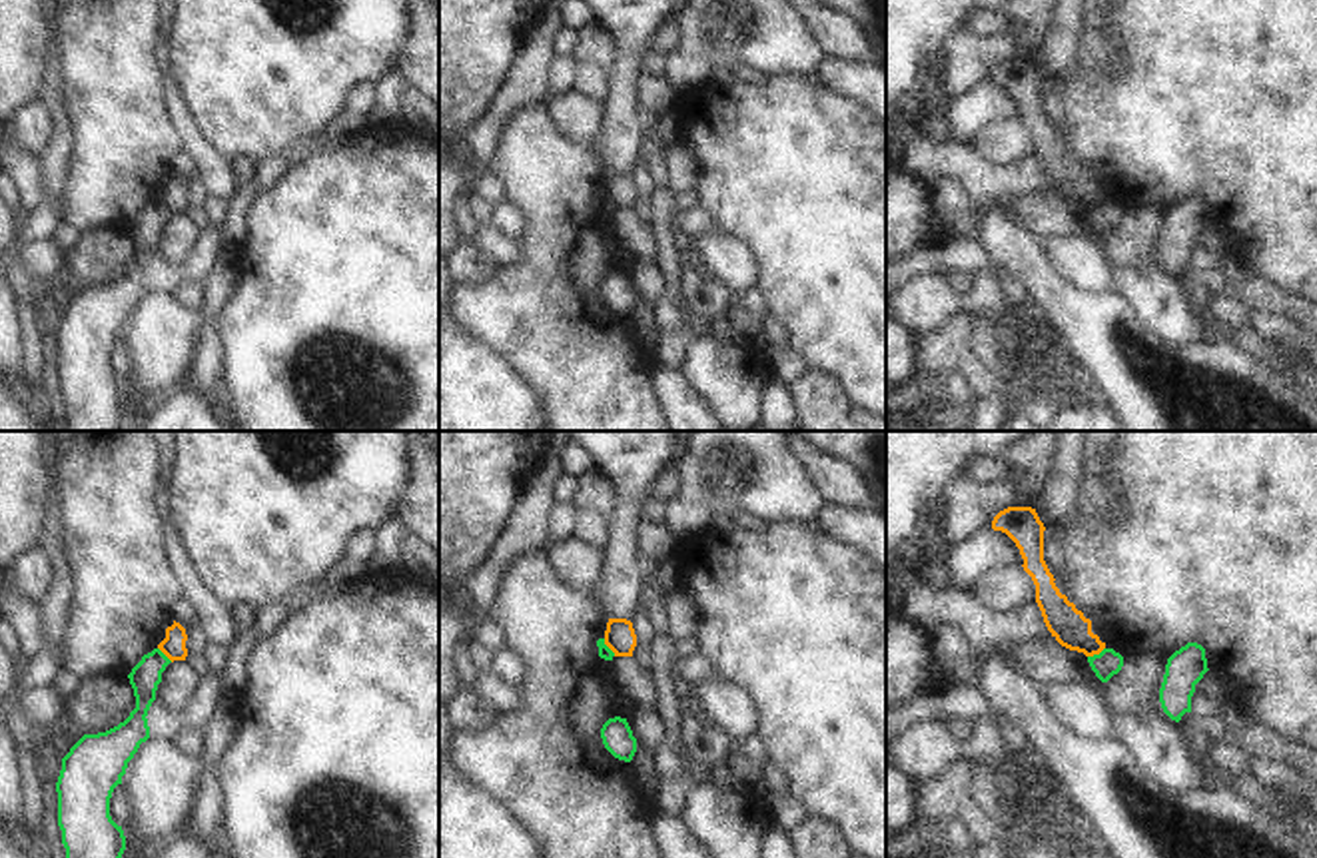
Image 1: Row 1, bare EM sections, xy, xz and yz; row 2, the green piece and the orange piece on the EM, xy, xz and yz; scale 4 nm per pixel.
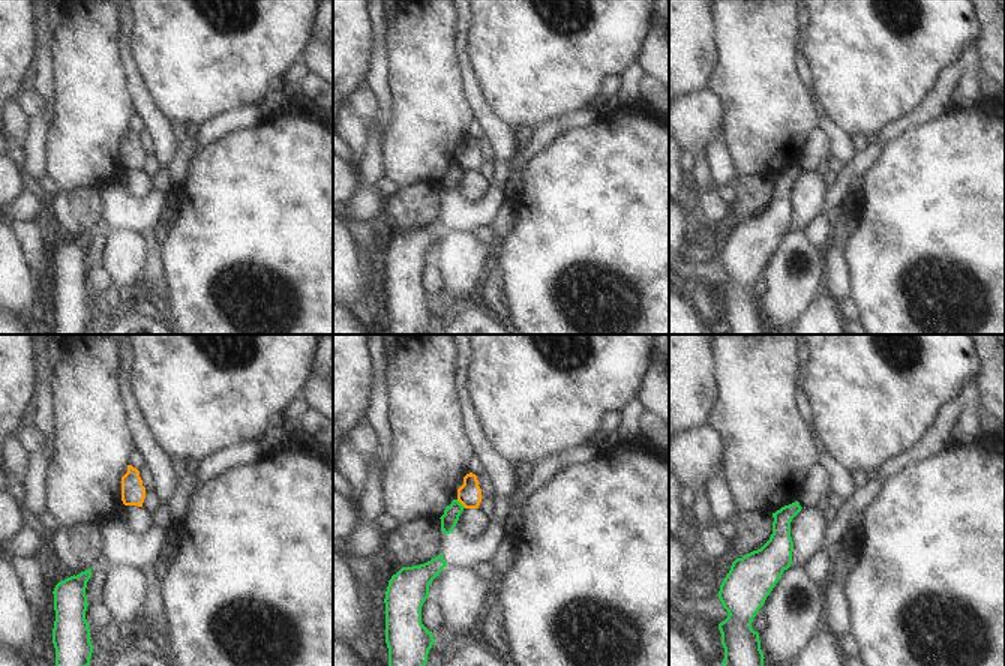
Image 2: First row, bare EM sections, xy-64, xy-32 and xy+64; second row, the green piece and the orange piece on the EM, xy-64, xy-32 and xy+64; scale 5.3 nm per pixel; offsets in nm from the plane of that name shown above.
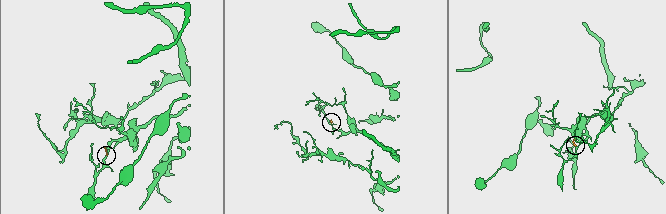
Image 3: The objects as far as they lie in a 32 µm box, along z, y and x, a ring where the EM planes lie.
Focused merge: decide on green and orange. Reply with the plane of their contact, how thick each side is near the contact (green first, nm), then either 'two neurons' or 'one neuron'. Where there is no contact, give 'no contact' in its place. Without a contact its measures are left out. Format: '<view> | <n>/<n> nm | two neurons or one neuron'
xz | 50/120 nm | two neurons

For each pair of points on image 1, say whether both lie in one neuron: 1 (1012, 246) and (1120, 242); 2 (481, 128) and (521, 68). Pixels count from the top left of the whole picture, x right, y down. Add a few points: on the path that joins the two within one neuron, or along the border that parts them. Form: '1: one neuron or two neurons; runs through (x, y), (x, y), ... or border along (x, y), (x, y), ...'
1: two neurons; border along (1006, 218), (1046, 244)
2: one neuron; runs through (495, 114), (521, 82)

